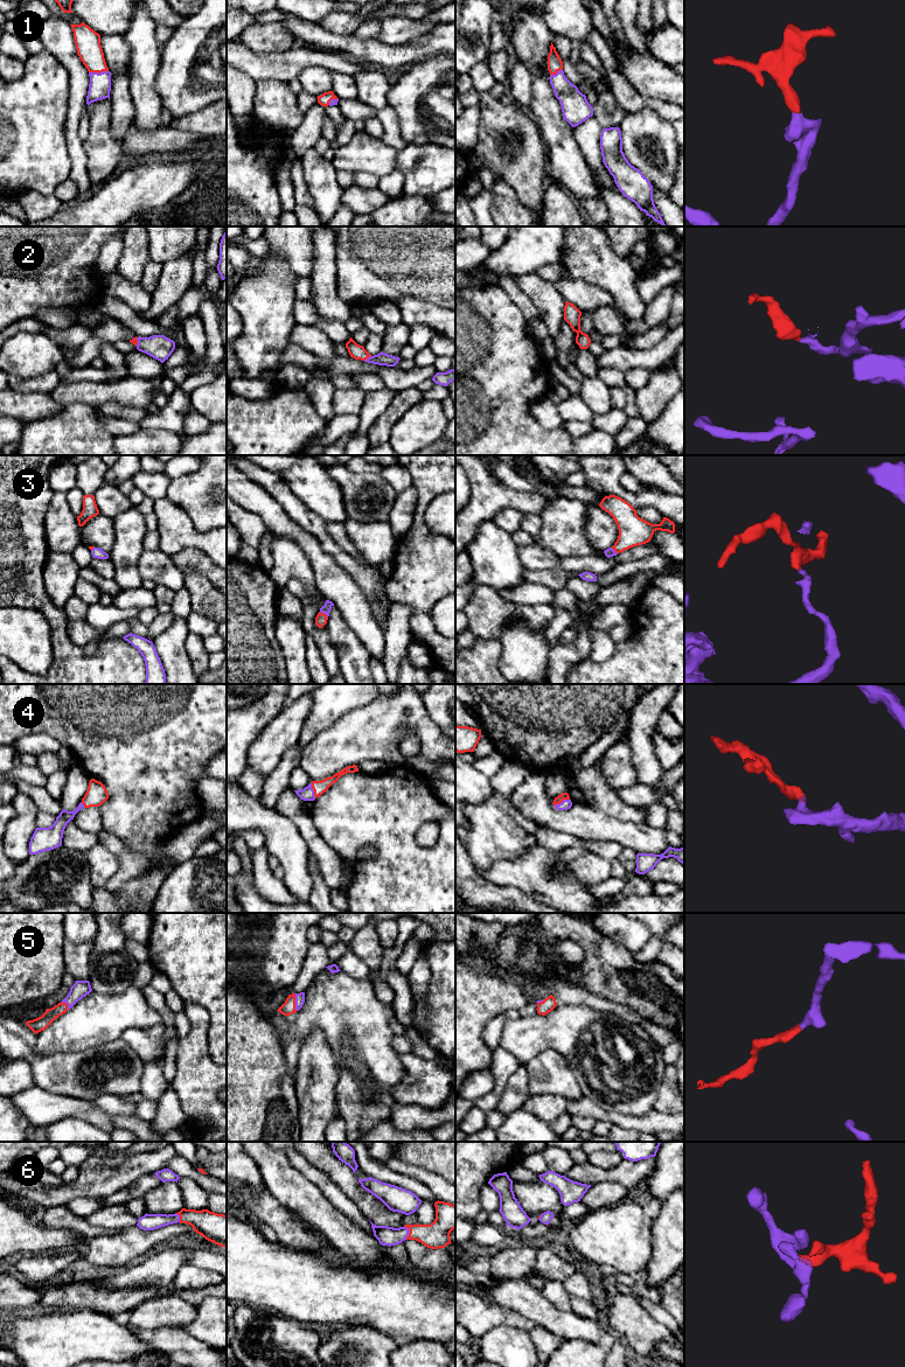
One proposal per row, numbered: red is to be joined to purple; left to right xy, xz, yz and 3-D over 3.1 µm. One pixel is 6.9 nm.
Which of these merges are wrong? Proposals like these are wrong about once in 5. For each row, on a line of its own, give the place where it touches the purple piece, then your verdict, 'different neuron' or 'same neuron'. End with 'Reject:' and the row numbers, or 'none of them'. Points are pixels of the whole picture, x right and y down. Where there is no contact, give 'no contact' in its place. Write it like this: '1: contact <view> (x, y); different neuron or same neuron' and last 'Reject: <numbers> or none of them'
1: contact xy (97, 72); same neuron
2: contact xz (367, 358); same neuron
3: contact xz (325, 613); same neuron
4: contact yz (562, 802); same neuron
5: contact xz (296, 1002); same neuron
6: contact xz (409, 1232); same neuron
Reject: none of them

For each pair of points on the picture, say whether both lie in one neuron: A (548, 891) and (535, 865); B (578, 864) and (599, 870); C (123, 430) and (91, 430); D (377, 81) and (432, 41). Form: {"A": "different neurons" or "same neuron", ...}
{"A": "same neuron", "B": "same neuron", "C": "different neurons", "D": "different neurons"}

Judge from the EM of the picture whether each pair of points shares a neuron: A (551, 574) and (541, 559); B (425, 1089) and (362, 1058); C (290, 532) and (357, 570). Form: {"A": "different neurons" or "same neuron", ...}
{"A": "different neurons", "B": "different neurons", "C": "different neurons"}

